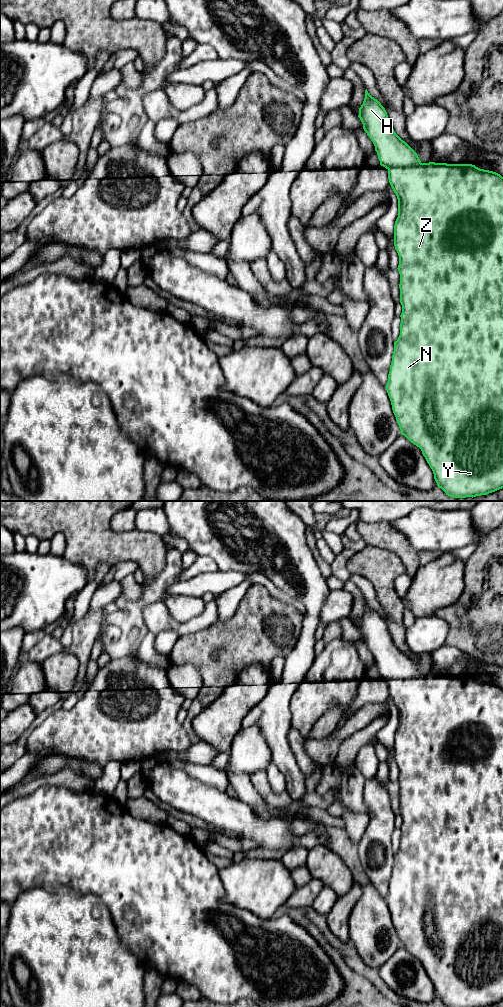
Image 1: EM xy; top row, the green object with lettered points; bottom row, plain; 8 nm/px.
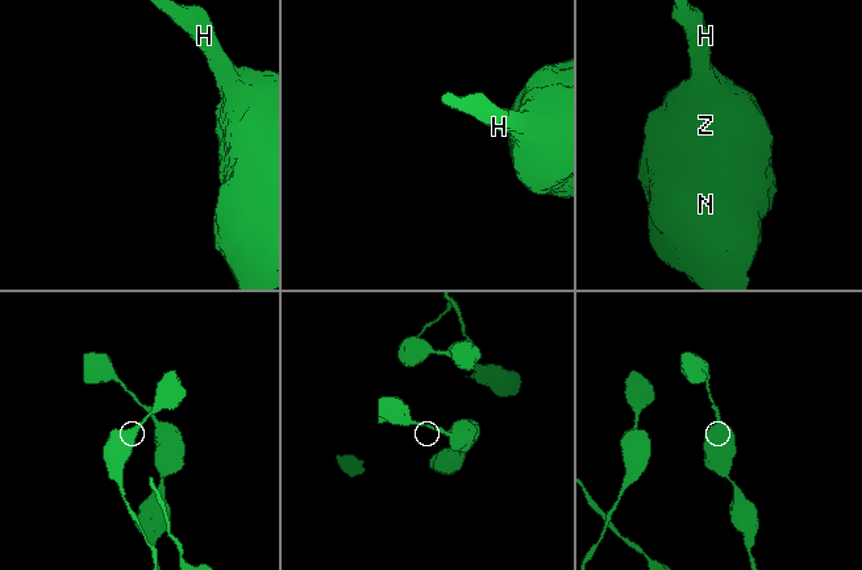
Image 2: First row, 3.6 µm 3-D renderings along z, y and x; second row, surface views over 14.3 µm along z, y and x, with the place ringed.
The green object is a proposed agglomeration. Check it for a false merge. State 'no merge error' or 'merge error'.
no merge error

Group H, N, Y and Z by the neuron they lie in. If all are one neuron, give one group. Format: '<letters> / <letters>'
H N Y Z

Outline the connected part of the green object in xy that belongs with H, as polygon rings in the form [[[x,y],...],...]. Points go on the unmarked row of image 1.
[[[367,601],[359,627],[363,641],[373,654],[380,677],[388,682],[389,695],[398,711],[394,758],[399,768],[400,847],[394,864],[386,902],[397,935],[411,955],[419,959],[433,983],[437,998],[446,1007],[487,1007],[503,1000],[503,689],[472,676],[422,675],[417,665],[394,643],[387,624]]]

